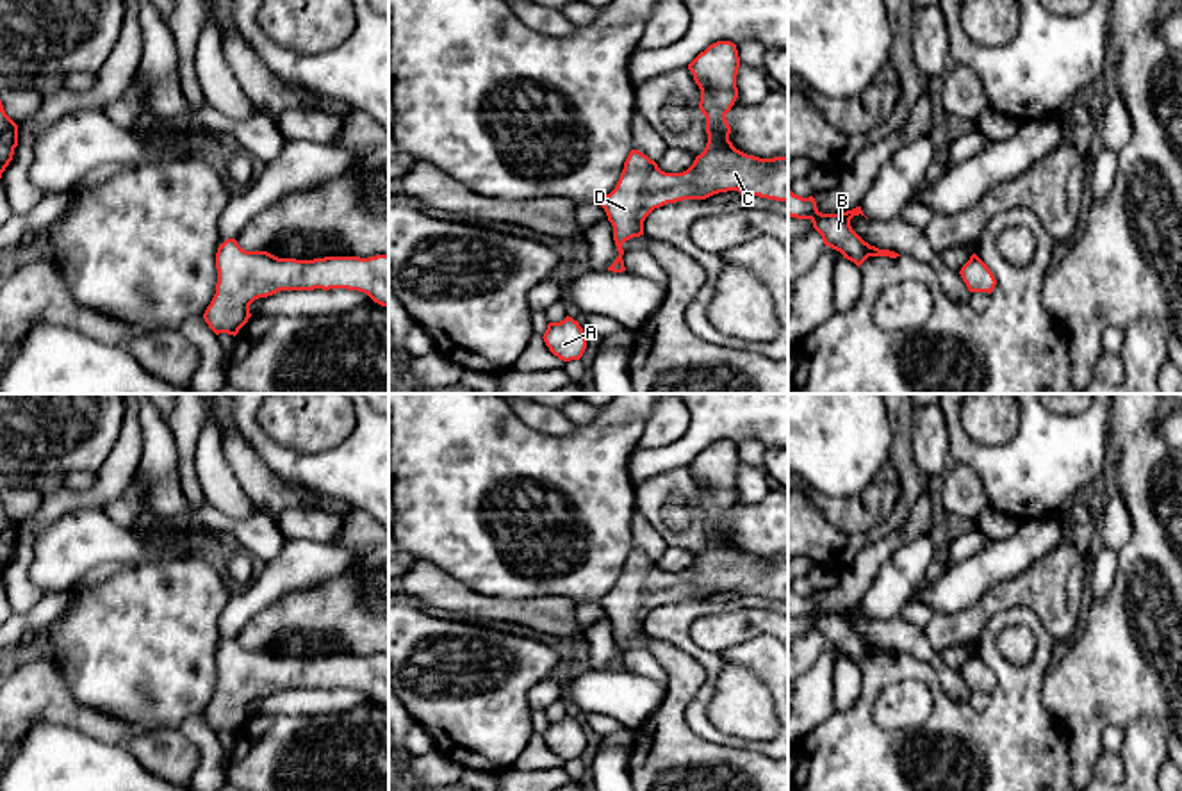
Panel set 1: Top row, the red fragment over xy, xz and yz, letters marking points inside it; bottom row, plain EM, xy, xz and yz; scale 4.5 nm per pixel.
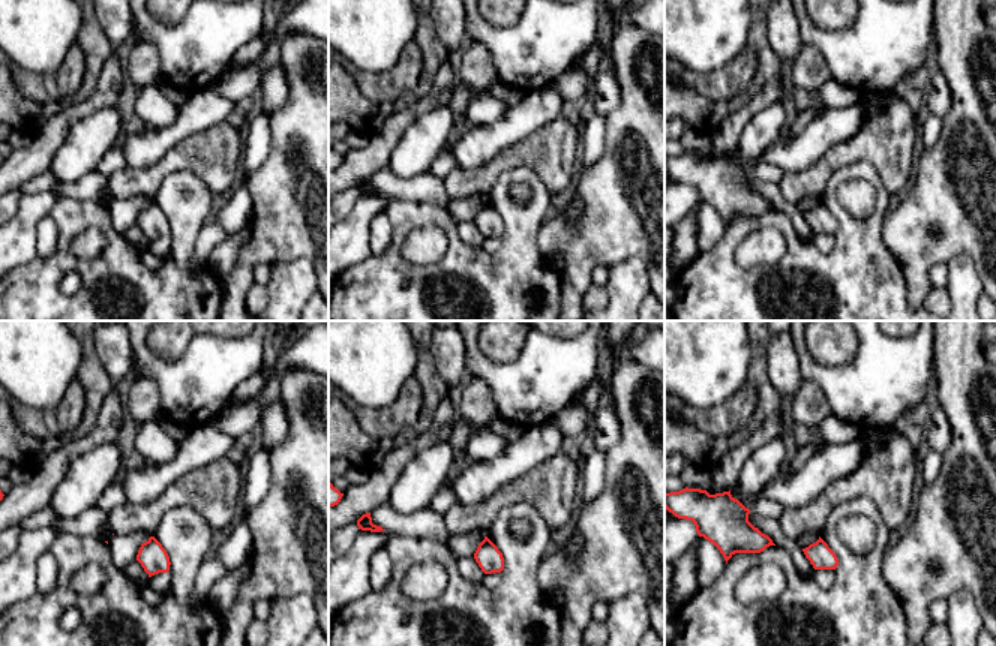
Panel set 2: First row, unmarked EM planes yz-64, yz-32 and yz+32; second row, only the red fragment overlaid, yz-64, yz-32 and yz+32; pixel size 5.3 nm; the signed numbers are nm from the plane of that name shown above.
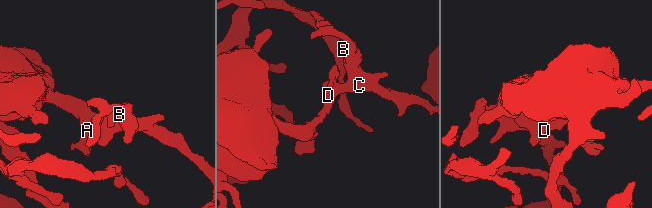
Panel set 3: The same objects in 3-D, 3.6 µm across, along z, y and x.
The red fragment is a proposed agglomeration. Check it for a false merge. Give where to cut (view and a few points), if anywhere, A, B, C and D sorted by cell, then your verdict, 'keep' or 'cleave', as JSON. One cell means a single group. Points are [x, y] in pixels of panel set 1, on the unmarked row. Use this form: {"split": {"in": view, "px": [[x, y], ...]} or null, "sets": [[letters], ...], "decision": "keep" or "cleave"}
{"split": null, "sets": [["A", "B", "C", "D"]], "decision": "keep"}

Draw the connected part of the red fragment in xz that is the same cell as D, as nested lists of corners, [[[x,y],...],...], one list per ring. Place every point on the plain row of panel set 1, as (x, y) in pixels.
[[[731,440],[710,444],[688,463],[701,488],[708,542],[686,570],[665,572],[642,550],[629,550],[615,588],[599,600],[619,650],[608,670],[626,670],[622,643],[644,634],[645,616],[667,602],[706,599],[727,590],[788,602],[788,556],[759,558],[729,540],[726,513],[738,497],[738,467],[738,449]]]

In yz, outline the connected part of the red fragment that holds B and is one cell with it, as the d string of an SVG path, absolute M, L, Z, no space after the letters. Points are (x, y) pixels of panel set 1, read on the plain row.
M788 588L788 615L797 618L809 618L813 627L822 634L824 643L840 650L843 657L854 661L858 666L868 656L900 656L895 650L870 645L852 629L850 618L859 613L865 615L861 606L841 613L822 613L817 608L813 595L802 597Z

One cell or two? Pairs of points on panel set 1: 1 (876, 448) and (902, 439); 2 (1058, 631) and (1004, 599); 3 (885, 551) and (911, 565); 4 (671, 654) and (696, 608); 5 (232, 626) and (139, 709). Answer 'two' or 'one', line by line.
1: two
2: one
3: two
4: two
5: two

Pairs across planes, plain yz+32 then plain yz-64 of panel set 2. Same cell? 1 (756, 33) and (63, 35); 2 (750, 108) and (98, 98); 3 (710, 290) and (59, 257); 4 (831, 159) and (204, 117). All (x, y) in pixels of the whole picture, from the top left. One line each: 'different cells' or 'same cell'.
1: different cells
2: same cell
3: same cell
4: different cells

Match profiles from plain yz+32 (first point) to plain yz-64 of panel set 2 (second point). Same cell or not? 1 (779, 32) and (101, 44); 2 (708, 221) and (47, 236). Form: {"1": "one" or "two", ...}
{"1": "two", "2": "one"}

